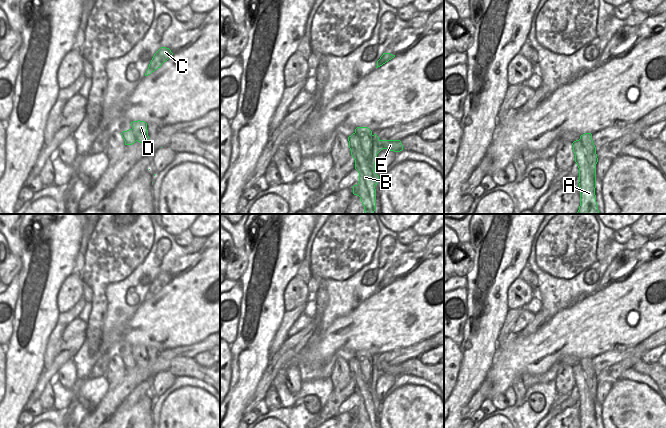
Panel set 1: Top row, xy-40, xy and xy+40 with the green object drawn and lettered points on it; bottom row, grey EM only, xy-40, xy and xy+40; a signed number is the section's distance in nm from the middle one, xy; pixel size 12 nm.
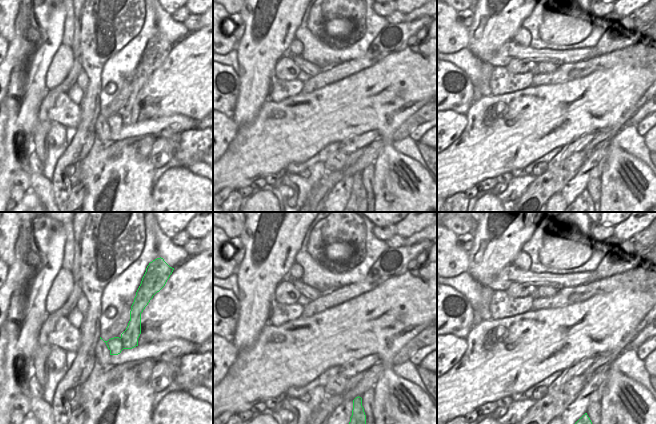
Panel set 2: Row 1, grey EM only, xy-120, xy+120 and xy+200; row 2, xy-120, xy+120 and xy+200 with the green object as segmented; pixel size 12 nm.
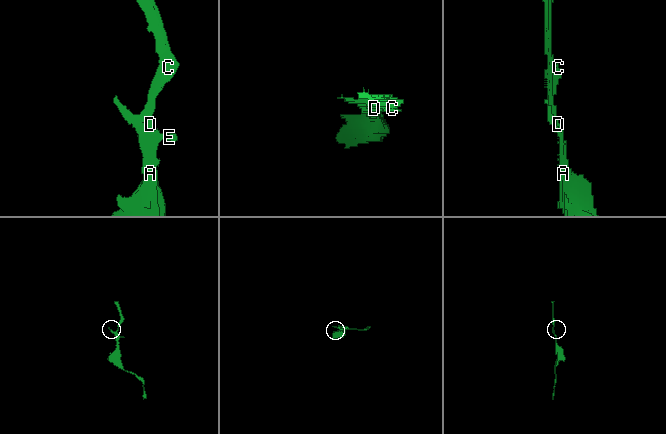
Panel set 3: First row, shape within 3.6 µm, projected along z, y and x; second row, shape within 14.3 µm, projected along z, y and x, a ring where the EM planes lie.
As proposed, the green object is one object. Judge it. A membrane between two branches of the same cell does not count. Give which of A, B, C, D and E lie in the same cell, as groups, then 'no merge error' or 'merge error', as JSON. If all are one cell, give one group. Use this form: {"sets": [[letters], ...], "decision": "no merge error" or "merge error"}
{"sets": [["A", "B"], ["C", "D", "E"]], "decision": "merge error"}

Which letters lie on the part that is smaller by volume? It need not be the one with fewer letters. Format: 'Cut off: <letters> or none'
Cut off: C, D, E

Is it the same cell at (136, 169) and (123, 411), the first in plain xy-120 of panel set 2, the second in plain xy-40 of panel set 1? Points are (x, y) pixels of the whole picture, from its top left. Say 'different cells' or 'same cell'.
same cell

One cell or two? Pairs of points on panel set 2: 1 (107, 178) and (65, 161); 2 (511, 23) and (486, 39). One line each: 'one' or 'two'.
1: two
2: one

